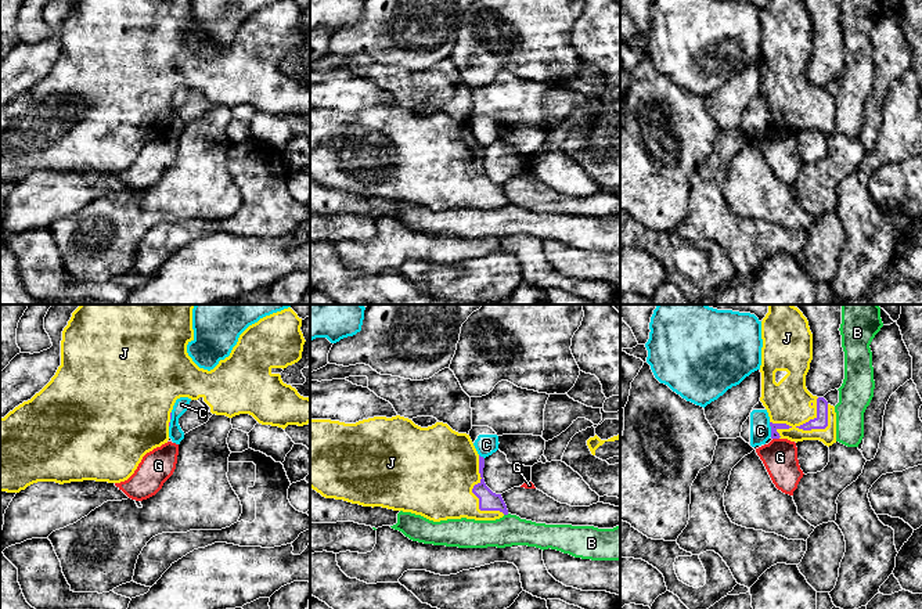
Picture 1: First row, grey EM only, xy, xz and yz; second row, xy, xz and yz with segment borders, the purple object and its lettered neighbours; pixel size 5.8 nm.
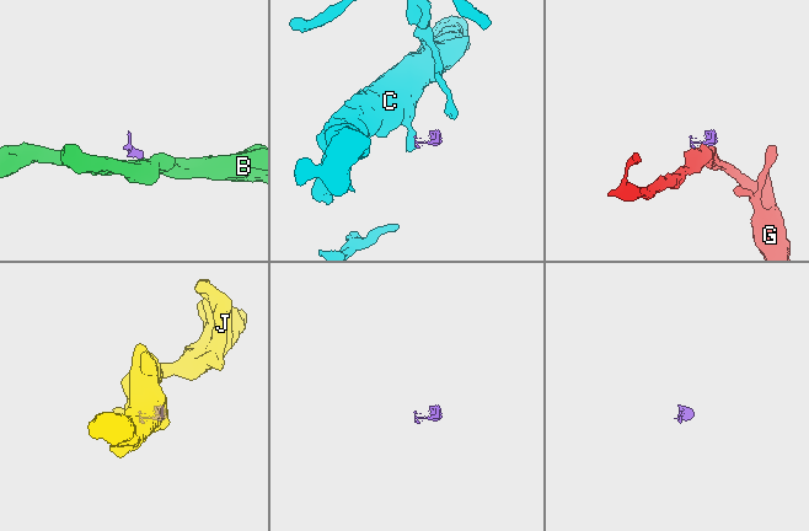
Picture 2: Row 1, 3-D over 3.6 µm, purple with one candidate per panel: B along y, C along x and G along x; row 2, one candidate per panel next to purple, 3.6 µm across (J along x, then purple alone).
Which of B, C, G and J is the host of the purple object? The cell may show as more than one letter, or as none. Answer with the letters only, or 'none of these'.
J

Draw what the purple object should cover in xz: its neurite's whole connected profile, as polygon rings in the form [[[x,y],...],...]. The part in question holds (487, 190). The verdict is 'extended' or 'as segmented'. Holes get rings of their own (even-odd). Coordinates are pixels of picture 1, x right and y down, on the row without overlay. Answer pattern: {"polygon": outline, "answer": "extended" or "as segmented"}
{"polygon": [[[400,105],[374,107],[356,113],[310,109],[310,177],[325,188],[411,202],[433,212],[461,208],[496,210],[508,205],[508,199],[501,184],[486,176],[483,158],[485,148],[478,144],[469,125],[458,123],[443,112],[421,118]]], "answer": "extended"}

